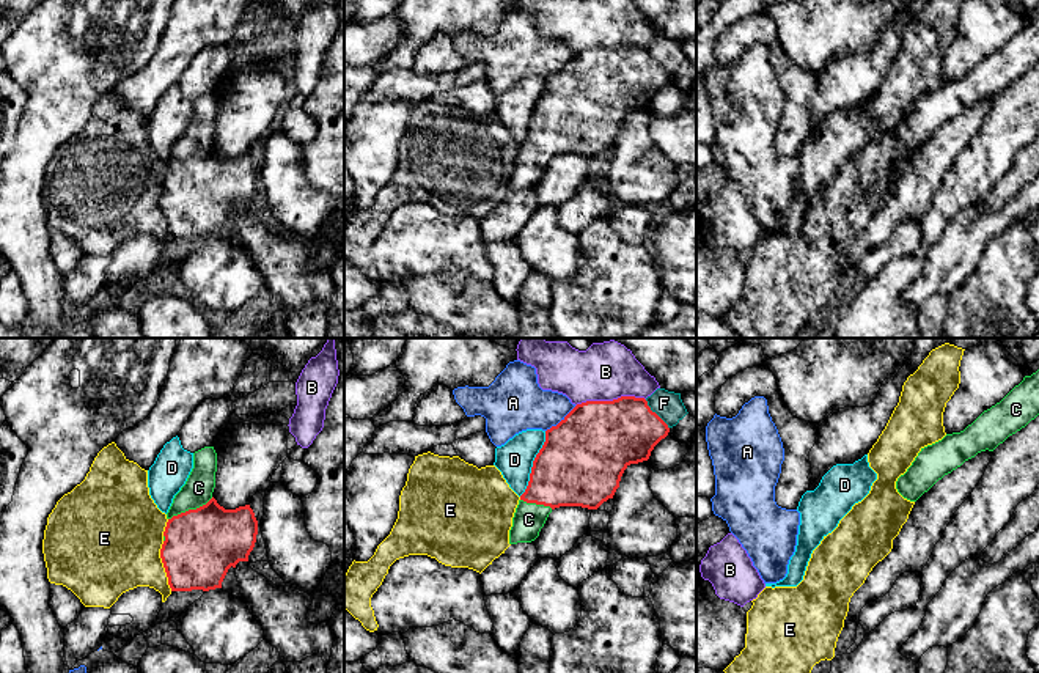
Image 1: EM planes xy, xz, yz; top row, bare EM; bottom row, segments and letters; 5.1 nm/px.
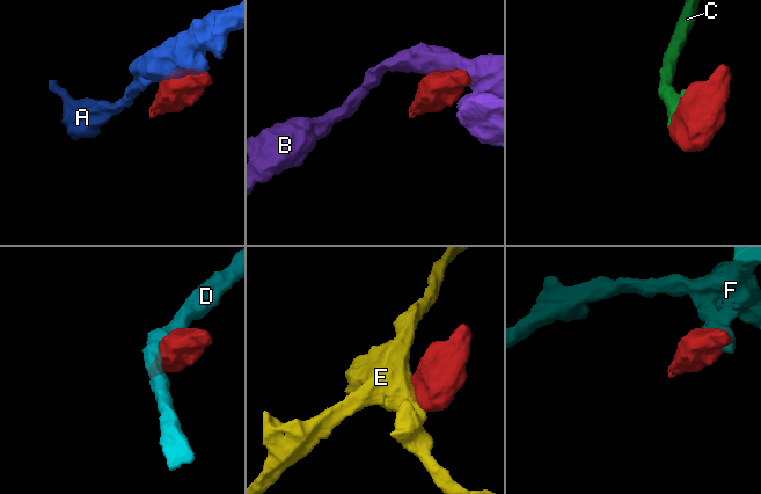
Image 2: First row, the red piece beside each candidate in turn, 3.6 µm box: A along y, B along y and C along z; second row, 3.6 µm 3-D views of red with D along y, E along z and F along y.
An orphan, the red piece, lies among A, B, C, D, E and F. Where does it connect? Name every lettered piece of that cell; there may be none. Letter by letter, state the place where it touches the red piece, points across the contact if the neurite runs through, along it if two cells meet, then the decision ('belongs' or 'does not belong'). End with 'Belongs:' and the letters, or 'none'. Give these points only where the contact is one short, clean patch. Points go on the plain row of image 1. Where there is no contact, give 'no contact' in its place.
A: xz (561, 68) | does not belong
B: xz (610, 49) | does not belong
C: xy (190, 158) | belongs
D: xz (533, 112) | does not belong
E: xy (164, 214) | does not belong
F: xz (656, 62) | does not belong
Belongs: C

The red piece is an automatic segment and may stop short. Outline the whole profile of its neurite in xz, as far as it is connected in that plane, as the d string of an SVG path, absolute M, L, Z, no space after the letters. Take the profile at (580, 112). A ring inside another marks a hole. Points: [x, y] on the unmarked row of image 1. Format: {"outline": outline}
{"outline": "M621 44L577 52L556 74L545 79L545 90L533 108L528 134L512 165L509 192L534 189L555 156L597 157L613 146L624 118L648 108L668 80L668 72L651 58L644 46Z"}

